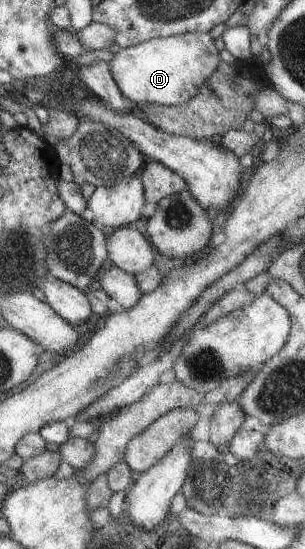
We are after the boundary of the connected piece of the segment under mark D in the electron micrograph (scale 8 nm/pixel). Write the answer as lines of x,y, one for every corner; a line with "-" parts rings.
188,32
150,38
121,48
108,61
108,69
119,93
132,103
175,106
191,99
220,62
208,33

